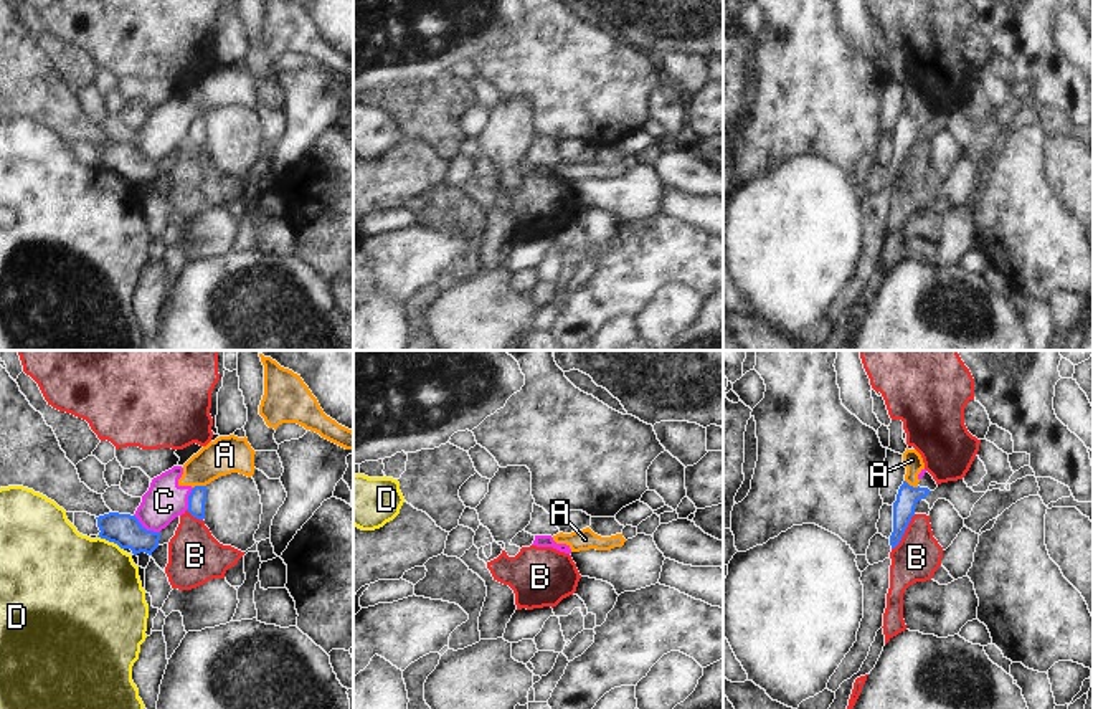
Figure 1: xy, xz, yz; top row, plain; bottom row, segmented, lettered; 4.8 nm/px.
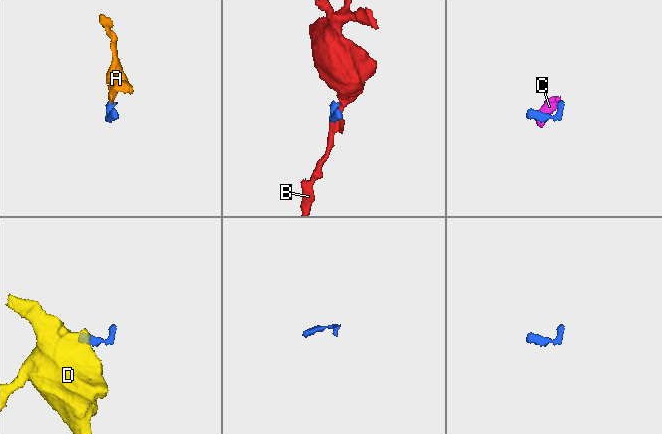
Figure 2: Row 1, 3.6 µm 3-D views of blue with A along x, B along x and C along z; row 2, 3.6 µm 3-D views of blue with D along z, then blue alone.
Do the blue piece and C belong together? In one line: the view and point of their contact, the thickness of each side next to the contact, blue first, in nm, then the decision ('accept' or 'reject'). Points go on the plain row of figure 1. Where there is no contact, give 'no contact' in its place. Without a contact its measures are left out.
xy (144, 157) | 160/200 nm | reject

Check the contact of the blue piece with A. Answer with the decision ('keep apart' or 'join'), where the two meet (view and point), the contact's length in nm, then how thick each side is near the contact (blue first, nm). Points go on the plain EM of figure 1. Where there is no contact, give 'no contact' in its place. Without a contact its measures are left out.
keep apart | yz (912, 116) | 80 nm | 110/90 nm

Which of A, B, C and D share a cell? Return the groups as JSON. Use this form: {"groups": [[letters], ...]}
{"groups": [["A", "C"], ["B"], ["D"]]}

